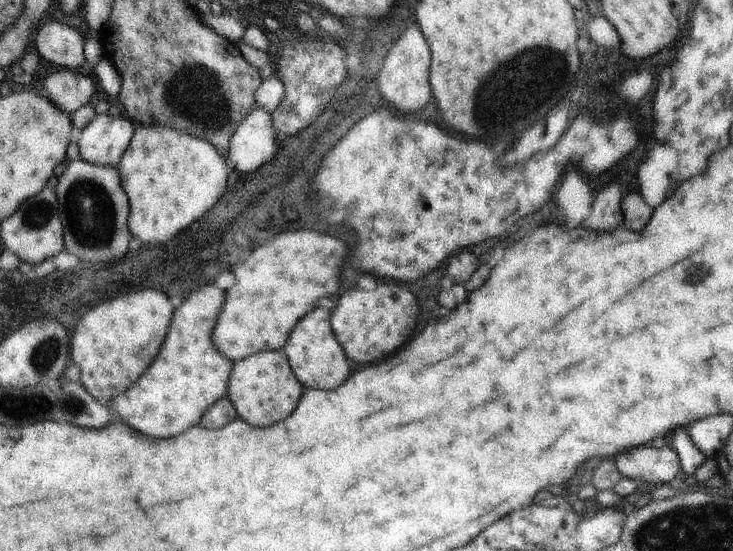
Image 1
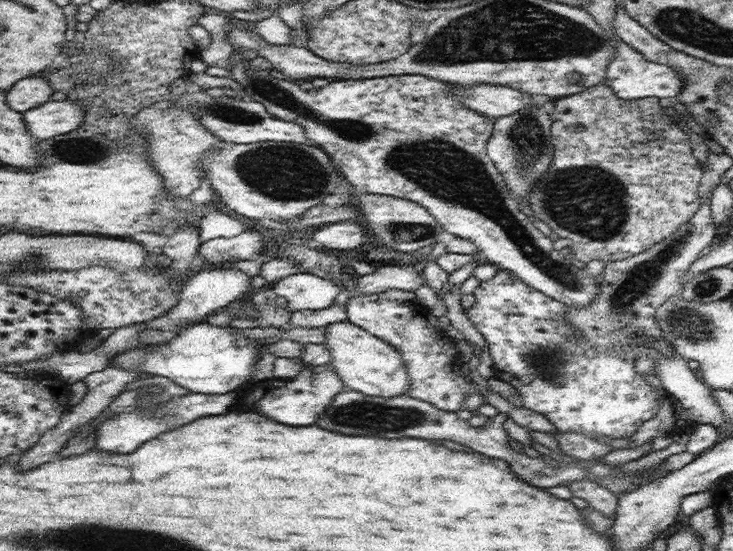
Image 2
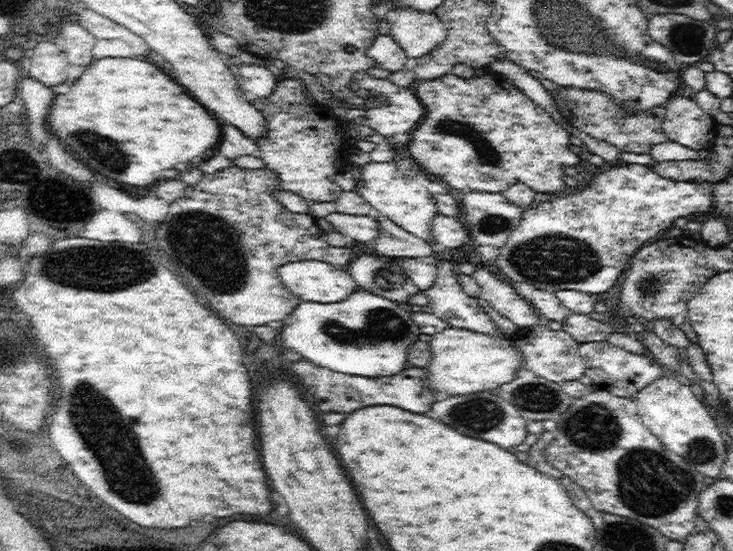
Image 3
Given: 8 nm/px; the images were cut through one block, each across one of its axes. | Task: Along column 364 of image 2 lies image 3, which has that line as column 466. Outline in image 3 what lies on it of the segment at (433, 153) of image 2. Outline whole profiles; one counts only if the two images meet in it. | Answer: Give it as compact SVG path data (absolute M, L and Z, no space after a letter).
M448 74L435 80L420 81L417 80L414 86L414 93L419 98L419 101L424 105L425 116L418 124L416 130L409 135L409 159L415 163L419 168L426 170L436 176L439 176L442 181L446 182L454 190L461 190L463 192L476 191L476 192L504 192L506 188L512 186L512 184L522 183L529 186L535 193L551 193L555 194L566 188L564 183L564 175L566 172L566 166L576 166L579 162L579 157L576 149L573 149L570 145L570 138L572 132L566 130L560 124L556 123L548 112L538 104L534 103L528 96L524 95L518 87L508 82L500 74L497 76L490 76L490 74L484 74L483 76L474 76L468 79L458 77L454 74Z

